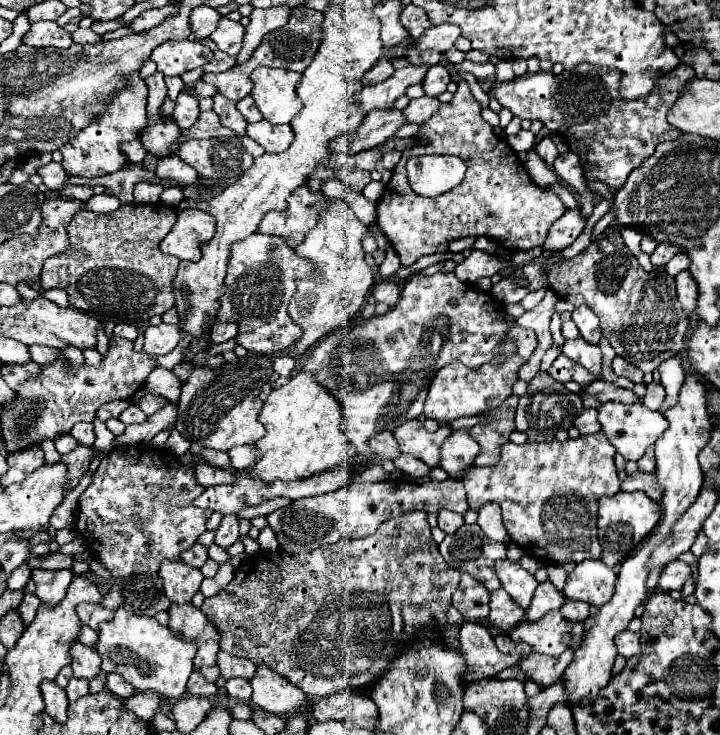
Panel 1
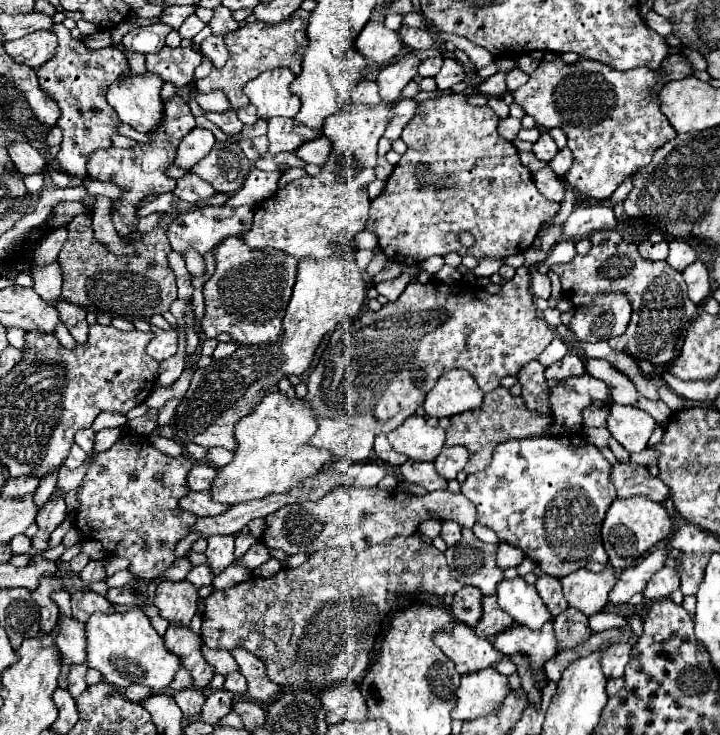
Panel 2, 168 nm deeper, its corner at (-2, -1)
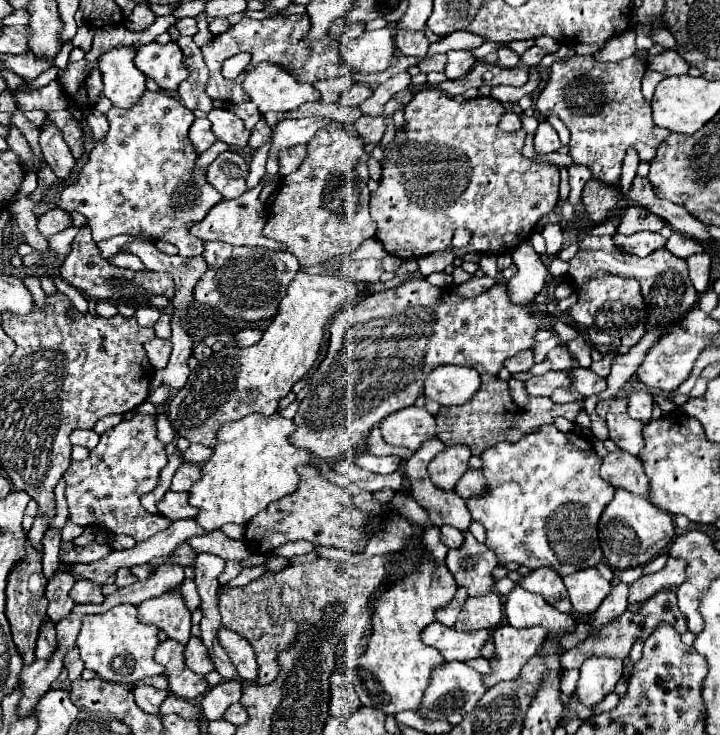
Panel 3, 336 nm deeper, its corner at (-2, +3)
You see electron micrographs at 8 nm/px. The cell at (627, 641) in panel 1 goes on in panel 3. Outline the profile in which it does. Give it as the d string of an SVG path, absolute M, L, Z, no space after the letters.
M610 656L588 658L580 666L576 694L578 694L578 698L582 698L582 702L586 702L586 706L594 706L608 692L614 690L620 676L622 676L622 660L620 658L610 658Z

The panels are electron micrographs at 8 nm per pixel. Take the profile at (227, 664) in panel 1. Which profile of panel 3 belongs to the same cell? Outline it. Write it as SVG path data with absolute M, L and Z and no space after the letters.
M192 636L188 640L184 656L186 656L186 666L190 666L190 670L196 672L196 674L208 674L208 672L214 670L214 662L208 654L208 648L196 636Z

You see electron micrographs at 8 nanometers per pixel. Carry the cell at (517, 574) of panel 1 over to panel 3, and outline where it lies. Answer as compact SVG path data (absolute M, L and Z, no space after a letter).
M520 584L512 588L512 592L506 596L506 618L508 624L514 628L530 628L530 626L546 626L548 630L562 630L572 632L574 630L574 618L572 614L562 614L554 610L540 594L524 590Z

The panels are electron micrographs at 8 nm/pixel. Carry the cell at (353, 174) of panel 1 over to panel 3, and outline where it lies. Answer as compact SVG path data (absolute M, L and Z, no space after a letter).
M330 122L318 134L308 142L308 156L300 164L300 168L288 176L284 176L282 186L276 194L276 200L268 208L266 226L262 228L262 234L266 238L272 238L286 246L286 252L294 254L300 262L300 266L310 268L318 266L328 258L334 258L338 254L352 254L364 240L372 238L376 234L376 226L368 212L368 160L370 154L364 150L366 140L348 124L344 122Z

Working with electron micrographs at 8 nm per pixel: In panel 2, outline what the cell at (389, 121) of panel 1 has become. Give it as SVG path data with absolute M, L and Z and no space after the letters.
M320 136L316 140L310 140L306 144L302 144L298 150L296 150L296 156L302 158L306 164L316 164L316 166L322 166L326 156L330 152L330 140L326 136Z

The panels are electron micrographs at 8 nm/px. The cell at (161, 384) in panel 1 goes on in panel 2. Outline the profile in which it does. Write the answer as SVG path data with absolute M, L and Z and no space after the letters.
M156 328L154 332L156 332L156 336L154 336L154 338L150 340L150 344L146 346L146 352L148 352L154 360L158 360L158 362L174 356L176 350L178 350L176 332L174 332L174 330L166 332L166 330L160 330L160 328Z

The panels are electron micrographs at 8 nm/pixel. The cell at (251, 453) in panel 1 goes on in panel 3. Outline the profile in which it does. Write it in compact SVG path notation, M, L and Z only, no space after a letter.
M190 444L190 448L186 452L182 452L186 462L200 464L200 466L204 466L210 460L212 454L214 454L214 450L208 448L208 446L202 446L202 444Z

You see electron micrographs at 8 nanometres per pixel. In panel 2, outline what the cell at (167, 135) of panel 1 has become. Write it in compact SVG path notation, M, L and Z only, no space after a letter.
M128 74L108 88L106 100L122 122L148 134L158 128L164 116L160 88L162 78L158 78L158 74Z

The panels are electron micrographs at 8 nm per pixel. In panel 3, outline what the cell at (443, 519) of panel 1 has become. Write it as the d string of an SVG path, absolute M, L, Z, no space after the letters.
M442 526L440 532L442 532L440 538L442 538L442 542L444 542L448 548L462 546L462 542L464 542L464 534L462 534L458 528L454 528L454 526Z

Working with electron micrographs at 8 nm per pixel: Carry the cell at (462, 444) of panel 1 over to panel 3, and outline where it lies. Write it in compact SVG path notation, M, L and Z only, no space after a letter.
M464 444L444 448L428 466L430 478L434 480L436 486L444 490L452 490L456 482L462 478L462 474L466 472L470 456L472 454Z

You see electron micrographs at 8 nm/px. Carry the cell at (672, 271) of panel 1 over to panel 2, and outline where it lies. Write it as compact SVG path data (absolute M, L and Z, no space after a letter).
M670 240L670 254L668 254L668 264L676 270L684 270L688 264L698 260L698 252L692 244L682 242L682 240Z

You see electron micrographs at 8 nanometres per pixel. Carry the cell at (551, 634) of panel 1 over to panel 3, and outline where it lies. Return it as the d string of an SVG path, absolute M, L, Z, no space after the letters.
M498 626L492 634L492 640L496 644L496 656L490 658L492 674L486 674L486 688L504 682L514 680L522 666L538 652L546 638L548 630L542 626L534 628L514 628L514 626Z

